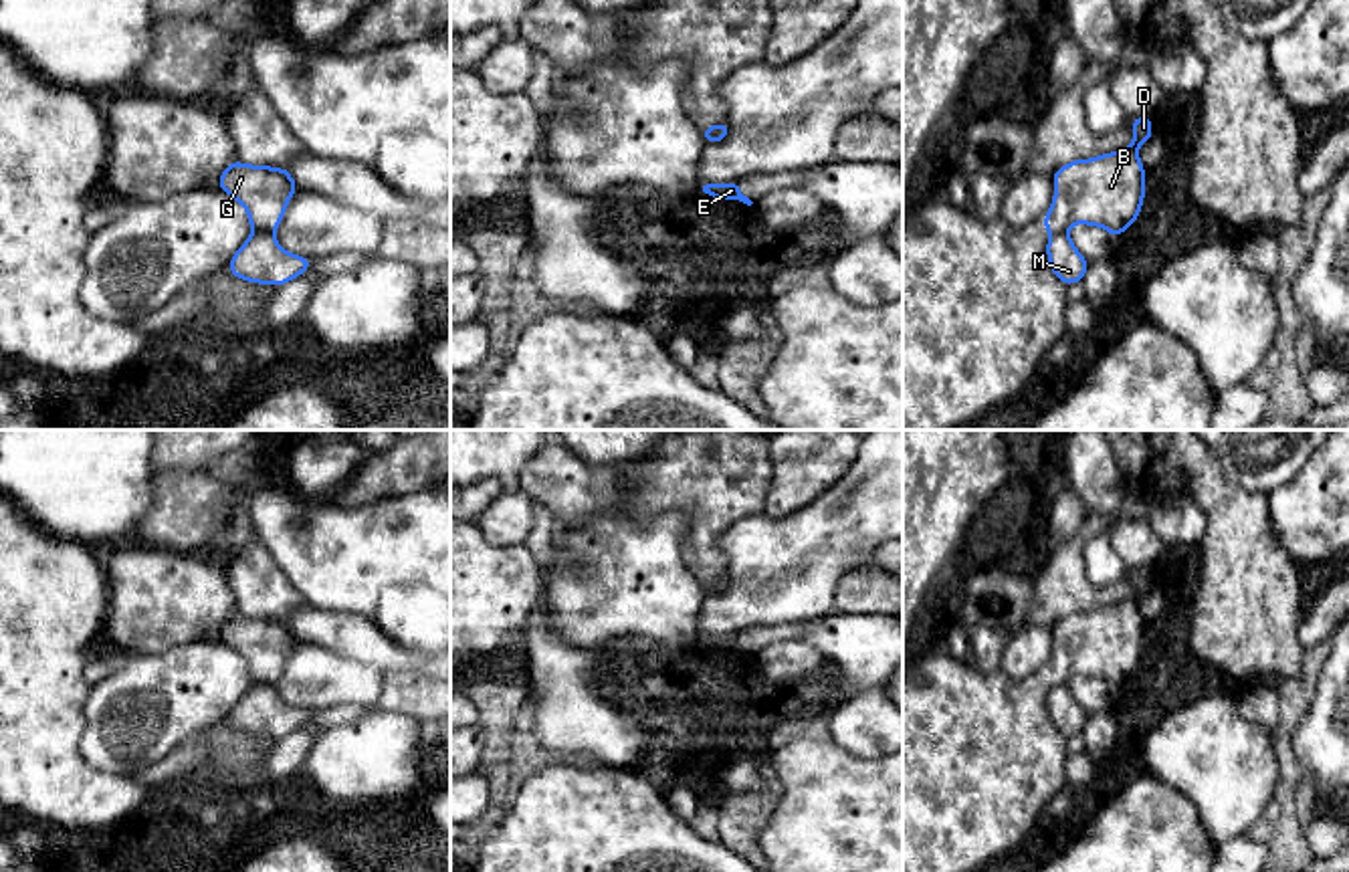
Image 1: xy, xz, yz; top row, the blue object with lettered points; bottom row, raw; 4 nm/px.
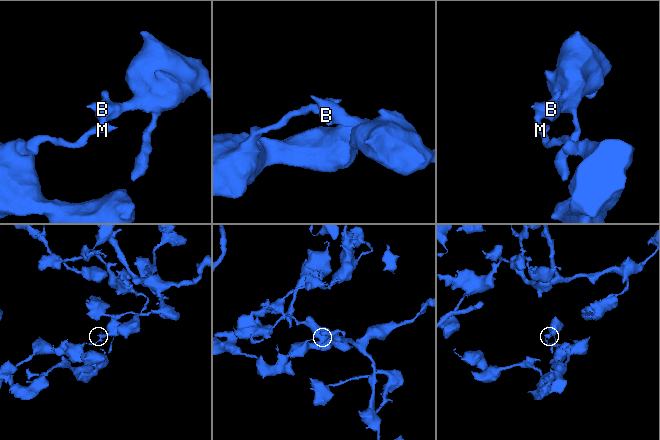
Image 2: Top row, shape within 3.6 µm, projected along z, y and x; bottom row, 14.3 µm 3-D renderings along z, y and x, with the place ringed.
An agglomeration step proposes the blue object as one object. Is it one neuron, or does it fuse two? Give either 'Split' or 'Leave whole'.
Split

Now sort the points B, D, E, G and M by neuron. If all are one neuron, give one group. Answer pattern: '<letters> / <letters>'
B D E G / M

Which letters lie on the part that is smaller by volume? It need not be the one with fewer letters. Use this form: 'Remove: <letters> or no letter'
Remove: B, D, E, G

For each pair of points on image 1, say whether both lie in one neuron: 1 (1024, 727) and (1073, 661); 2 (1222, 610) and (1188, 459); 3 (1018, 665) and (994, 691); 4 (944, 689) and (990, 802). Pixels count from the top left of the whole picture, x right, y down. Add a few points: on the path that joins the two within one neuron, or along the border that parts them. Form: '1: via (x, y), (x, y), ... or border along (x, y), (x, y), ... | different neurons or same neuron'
1: via (1024, 709), (1024, 703), (1055, 675) | same neuron
2: via (1224, 572), (1224, 503), (1218, 497) | same neuron
3: border along (1000, 671), (1016, 681), (1041, 675) | different neurons
4: via (944, 717), (944, 755), (962, 774) | same neuron

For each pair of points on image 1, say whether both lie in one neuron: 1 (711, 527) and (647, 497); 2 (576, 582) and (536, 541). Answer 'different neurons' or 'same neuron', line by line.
1: same neuron
2: different neurons

